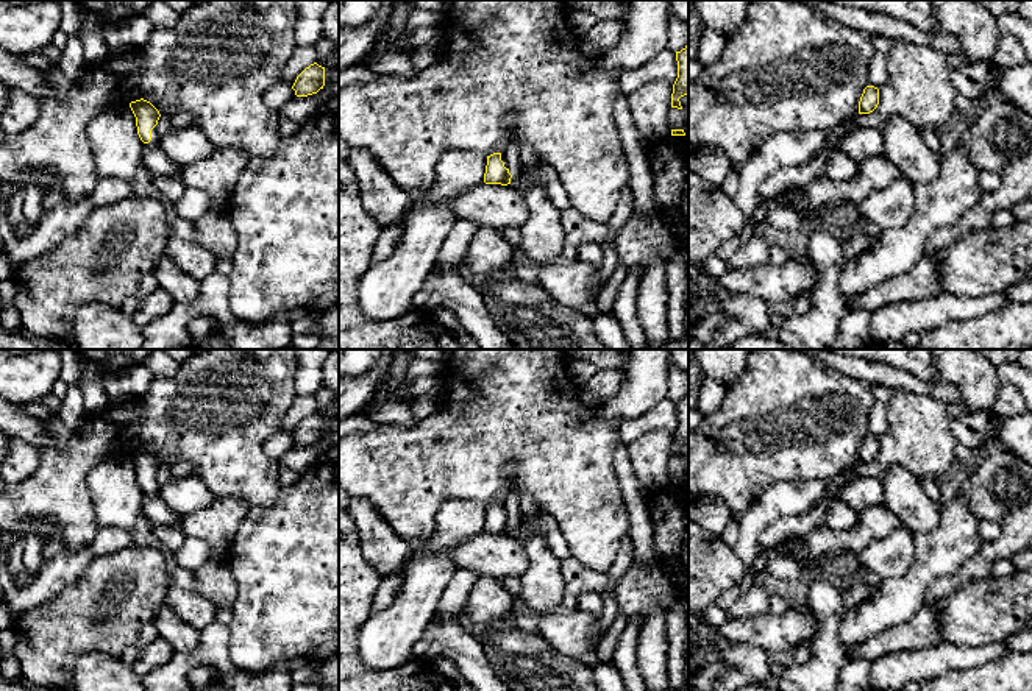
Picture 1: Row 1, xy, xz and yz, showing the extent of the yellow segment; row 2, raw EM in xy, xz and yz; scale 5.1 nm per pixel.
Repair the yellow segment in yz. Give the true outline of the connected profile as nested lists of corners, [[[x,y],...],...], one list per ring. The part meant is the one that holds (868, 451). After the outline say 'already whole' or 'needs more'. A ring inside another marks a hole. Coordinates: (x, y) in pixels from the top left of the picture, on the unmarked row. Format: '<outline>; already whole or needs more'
[[[867,435],[859,451],[859,463],[870,463],[879,454],[879,438],[874,435]]]; already whole

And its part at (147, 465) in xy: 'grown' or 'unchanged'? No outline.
grown

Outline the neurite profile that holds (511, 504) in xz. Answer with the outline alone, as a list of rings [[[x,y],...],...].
[[[515,491],[507,494],[503,505],[512,524],[511,533],[523,544],[529,558],[528,568],[518,577],[521,590],[517,605],[536,616],[553,613],[562,605],[564,597],[562,562],[554,557],[543,537],[521,530],[521,513]]]

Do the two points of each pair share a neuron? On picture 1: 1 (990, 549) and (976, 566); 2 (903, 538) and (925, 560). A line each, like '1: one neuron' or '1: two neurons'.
1: one neuron
2: two neurons

